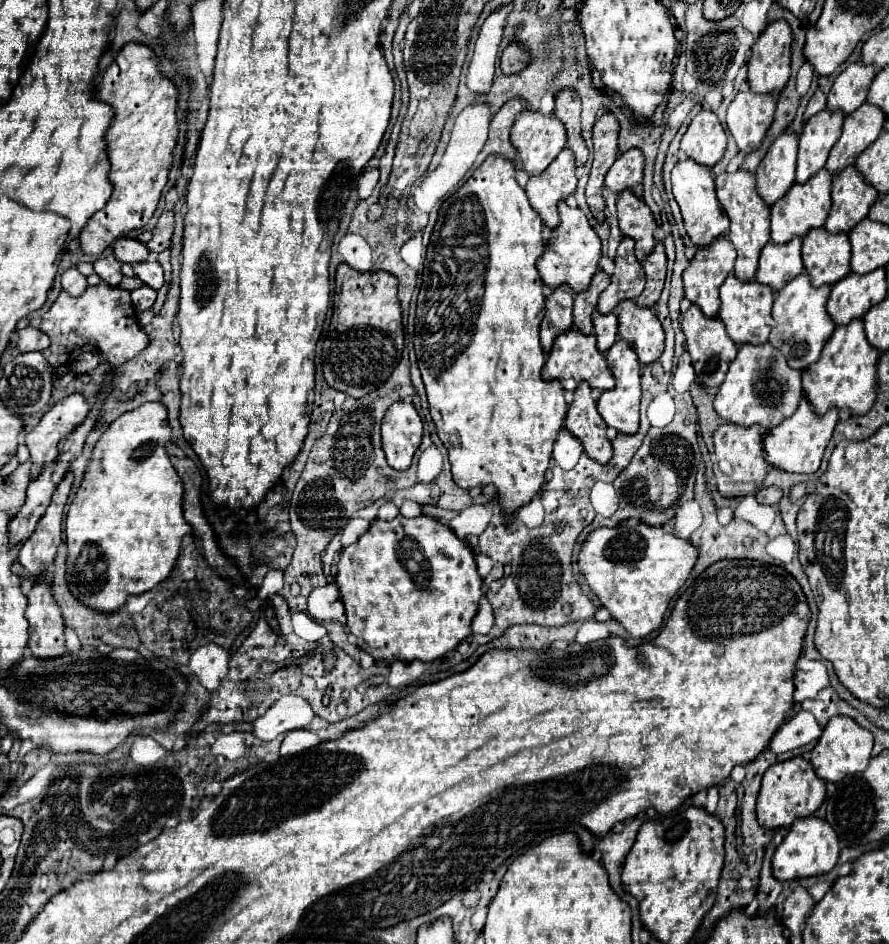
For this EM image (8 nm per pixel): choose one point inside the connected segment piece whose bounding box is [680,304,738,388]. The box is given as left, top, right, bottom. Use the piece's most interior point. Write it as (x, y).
(712, 350)

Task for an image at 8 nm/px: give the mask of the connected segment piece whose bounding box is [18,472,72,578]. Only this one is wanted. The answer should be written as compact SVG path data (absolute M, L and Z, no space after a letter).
M66 472L64 480L58 484L52 496L52 504L48 506L44 516L38 520L34 534L20 548L18 562L24 566L30 578L40 576L42 564L50 566L56 556L56 548L62 542L60 526L62 526L62 514L64 514L64 504L70 494L70 486L72 486L72 472Z

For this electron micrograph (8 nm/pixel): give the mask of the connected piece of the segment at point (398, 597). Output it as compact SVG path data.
M398 514L394 520L386 522L386 520L374 520L370 524L370 528L350 546L346 546L340 552L340 560L338 560L338 574L336 574L336 584L346 608L346 616L348 616L348 628L354 634L354 638L358 638L358 646L362 650L366 650L368 654L372 654L376 660L384 658L388 662L392 660L404 660L404 662L412 662L412 660L422 660L422 662L432 662L436 658L446 656L448 652L452 652L460 640L470 636L470 622L474 618L474 614L478 612L478 602L482 598L482 578L476 572L476 562L474 562L474 554L472 550L462 544L456 534L452 534L452 530L428 516L416 516L416 518L404 518L402 514Z

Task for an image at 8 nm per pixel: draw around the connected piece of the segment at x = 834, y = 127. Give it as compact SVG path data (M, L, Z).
M822 110L806 122L798 146L798 164L796 164L798 182L806 182L812 174L824 168L830 148L840 138L842 120L844 120L842 110L836 112Z

